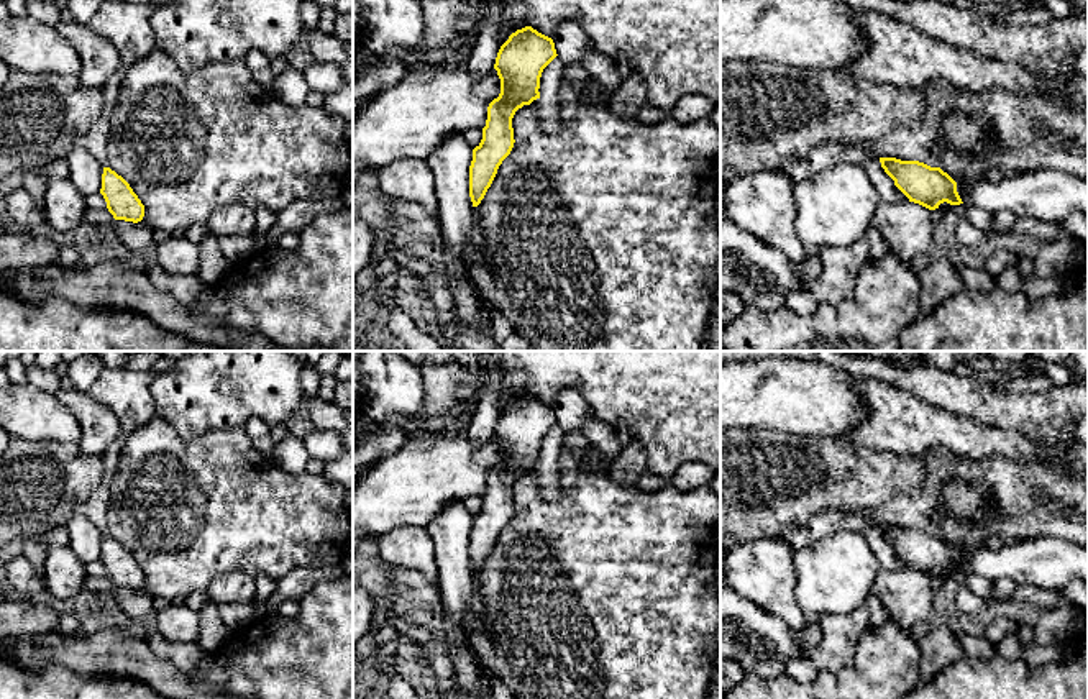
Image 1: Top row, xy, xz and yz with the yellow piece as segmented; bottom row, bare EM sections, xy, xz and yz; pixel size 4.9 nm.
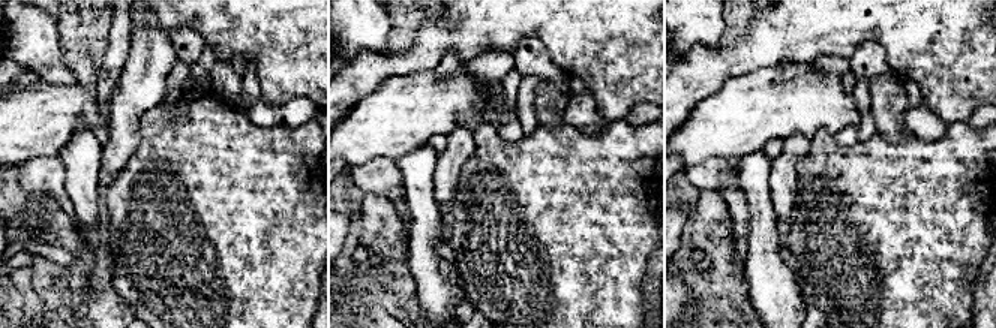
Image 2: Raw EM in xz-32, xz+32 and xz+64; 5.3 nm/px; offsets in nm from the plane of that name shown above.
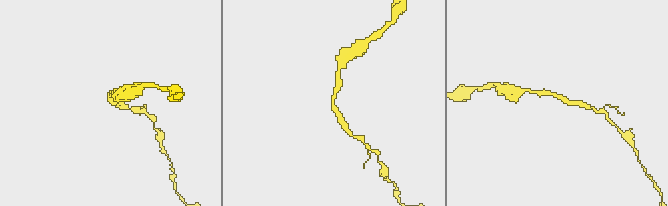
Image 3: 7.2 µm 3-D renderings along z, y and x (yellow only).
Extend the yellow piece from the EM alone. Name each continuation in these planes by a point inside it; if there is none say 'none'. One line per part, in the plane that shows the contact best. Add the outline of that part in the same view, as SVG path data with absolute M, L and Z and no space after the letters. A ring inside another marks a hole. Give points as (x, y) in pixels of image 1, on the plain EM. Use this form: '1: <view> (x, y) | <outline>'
none

